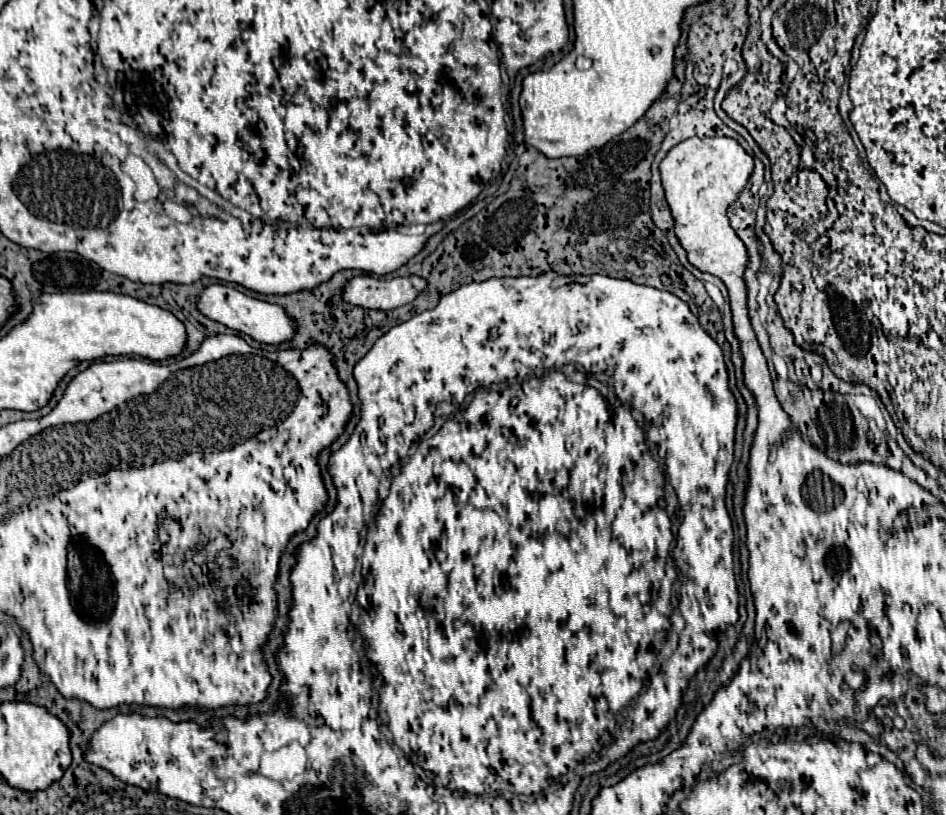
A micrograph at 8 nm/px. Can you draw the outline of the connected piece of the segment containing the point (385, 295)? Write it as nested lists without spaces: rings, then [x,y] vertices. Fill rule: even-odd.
[[[354,277],[342,291],[342,299],[364,307],[364,309],[396,309],[414,301],[424,289],[426,279],[422,277],[392,277],[392,279],[378,279],[378,277]]]

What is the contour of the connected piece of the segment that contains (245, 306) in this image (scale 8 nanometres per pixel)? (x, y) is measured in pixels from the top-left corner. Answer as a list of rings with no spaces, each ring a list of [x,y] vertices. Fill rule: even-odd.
[[[230,285],[206,287],[198,301],[198,309],[202,309],[202,313],[206,313],[206,317],[210,317],[234,331],[250,335],[254,341],[266,343],[266,345],[280,345],[280,343],[292,341],[294,333],[296,333],[296,321],[280,305],[250,297]]]

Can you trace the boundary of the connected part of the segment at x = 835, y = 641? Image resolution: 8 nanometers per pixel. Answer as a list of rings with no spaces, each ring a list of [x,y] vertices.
[[[848,623],[840,624],[832,634],[832,653],[835,655],[840,654],[845,646],[847,636]]]

